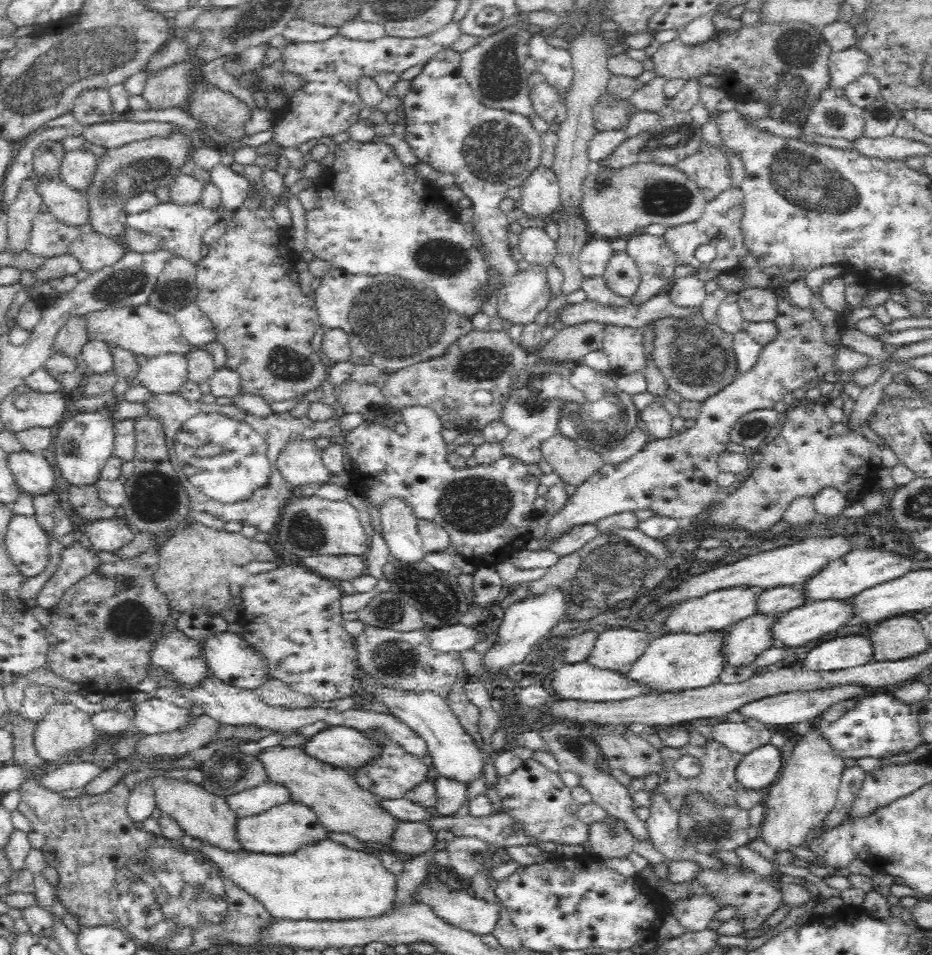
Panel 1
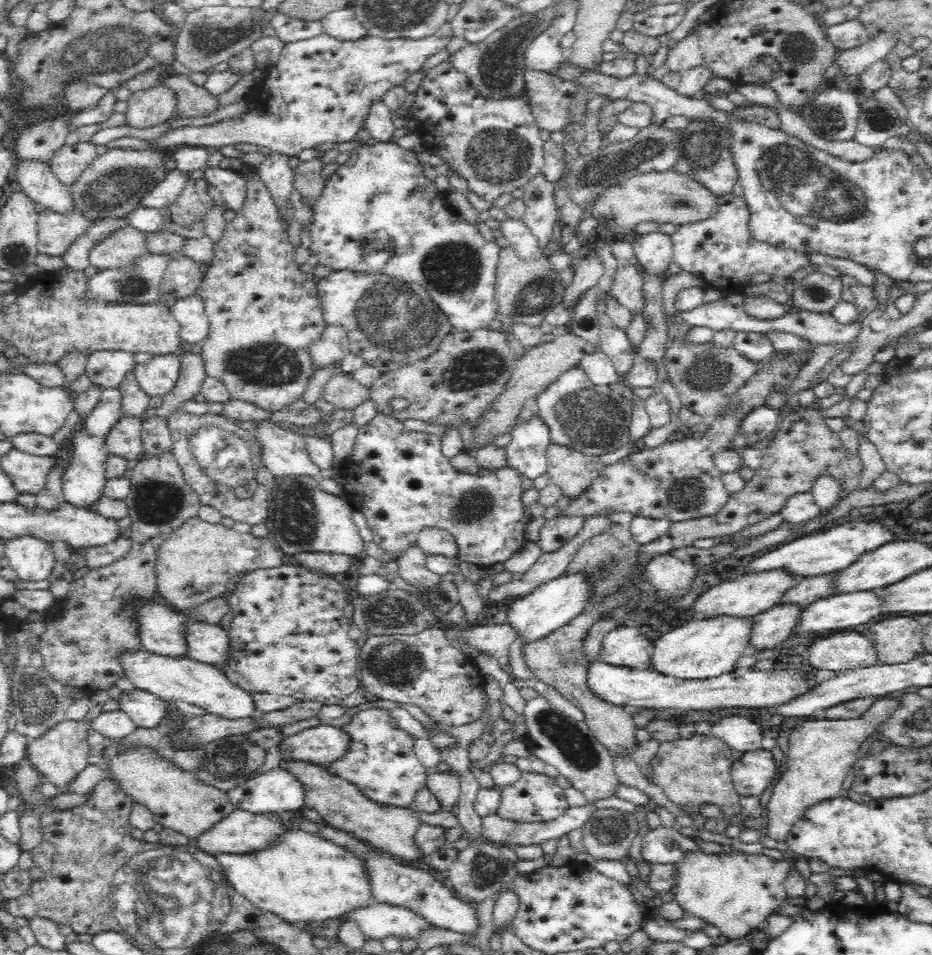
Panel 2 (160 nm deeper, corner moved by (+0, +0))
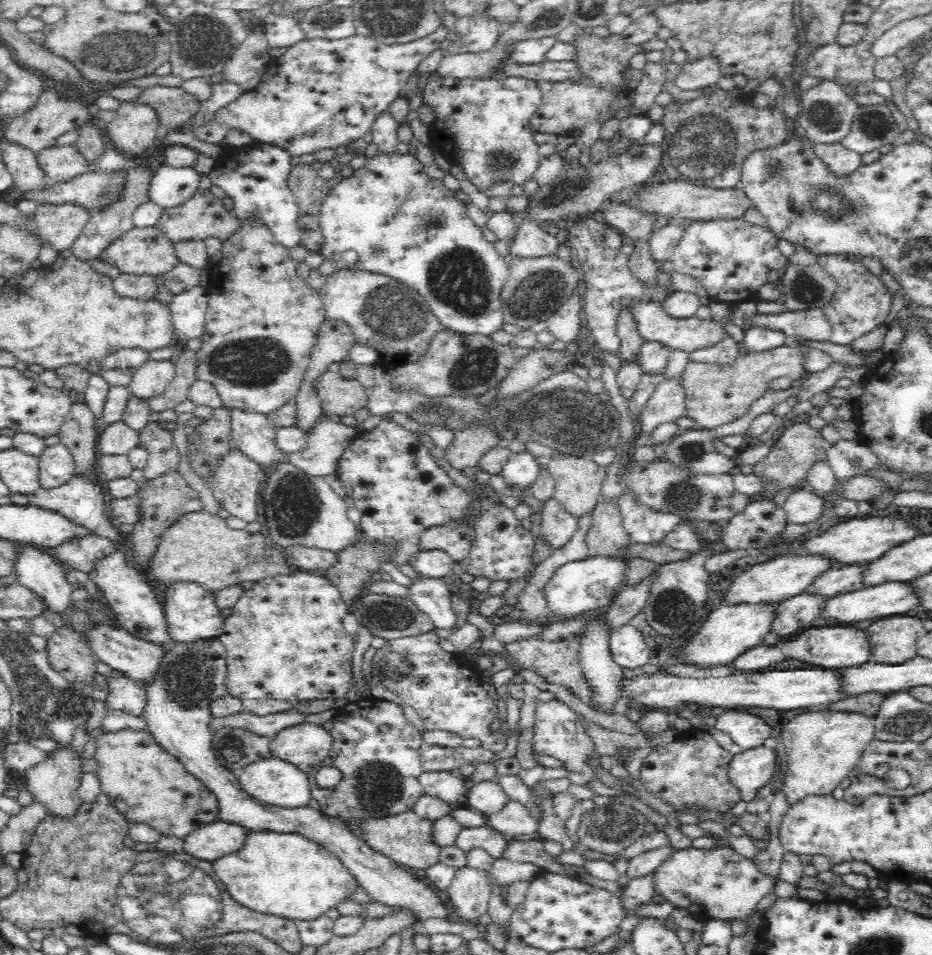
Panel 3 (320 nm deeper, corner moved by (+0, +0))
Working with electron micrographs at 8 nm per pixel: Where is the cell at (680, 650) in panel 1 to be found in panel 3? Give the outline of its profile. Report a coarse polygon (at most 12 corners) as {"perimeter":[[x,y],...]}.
{"perimeter":[[772,603],[720,605],[676,654],[704,668],[763,644]]}

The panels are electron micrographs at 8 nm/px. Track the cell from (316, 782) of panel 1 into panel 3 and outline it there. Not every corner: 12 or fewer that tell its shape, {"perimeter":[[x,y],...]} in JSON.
{"perimeter":[[413,811],[355,823],[370,848],[425,872],[439,862],[433,822]]}

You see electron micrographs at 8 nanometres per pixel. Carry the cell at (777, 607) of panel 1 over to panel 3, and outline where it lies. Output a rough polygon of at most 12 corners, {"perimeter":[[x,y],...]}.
{"perimeter":[[869,562],[832,566],[806,592],[828,599],[864,588]]}

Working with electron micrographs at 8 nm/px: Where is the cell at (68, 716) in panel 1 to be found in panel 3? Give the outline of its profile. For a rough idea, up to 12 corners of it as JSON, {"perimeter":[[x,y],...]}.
{"perimeter":[[72,746],[25,772],[26,790],[48,815],[83,804],[84,774]]}

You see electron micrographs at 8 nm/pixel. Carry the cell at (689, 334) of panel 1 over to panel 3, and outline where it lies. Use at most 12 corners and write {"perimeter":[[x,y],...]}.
{"perimeter":[[800,347],[689,361],[684,416],[706,430],[744,416],[773,380],[807,375]]}

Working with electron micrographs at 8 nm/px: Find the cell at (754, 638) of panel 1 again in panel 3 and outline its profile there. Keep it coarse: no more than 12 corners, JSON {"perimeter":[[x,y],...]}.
{"perimeter":[[806,592],[777,603],[770,631],[805,630],[827,599]]}

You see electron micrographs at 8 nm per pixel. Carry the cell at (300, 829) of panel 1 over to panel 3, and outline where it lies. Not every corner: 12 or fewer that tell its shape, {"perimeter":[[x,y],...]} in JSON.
{"perimeter":[[216,820],[183,838],[184,853],[212,863],[244,846],[249,830]]}

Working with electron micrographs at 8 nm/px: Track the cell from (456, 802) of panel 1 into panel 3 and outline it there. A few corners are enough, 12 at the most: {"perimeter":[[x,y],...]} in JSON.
{"perimeter":[[455,771],[422,772],[423,794],[448,805],[464,802],[464,778]]}

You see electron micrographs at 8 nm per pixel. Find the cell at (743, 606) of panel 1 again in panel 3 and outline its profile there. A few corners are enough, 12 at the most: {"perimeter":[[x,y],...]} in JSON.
{"perimeter":[[786,556],[740,573],[726,605],[781,603],[806,593],[831,567]]}

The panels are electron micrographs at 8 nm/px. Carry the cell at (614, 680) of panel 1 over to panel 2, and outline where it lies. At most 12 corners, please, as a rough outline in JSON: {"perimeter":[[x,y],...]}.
{"perimeter":[[590,661],[587,688],[625,708],[767,708],[821,683],[800,670],[704,680]]}

